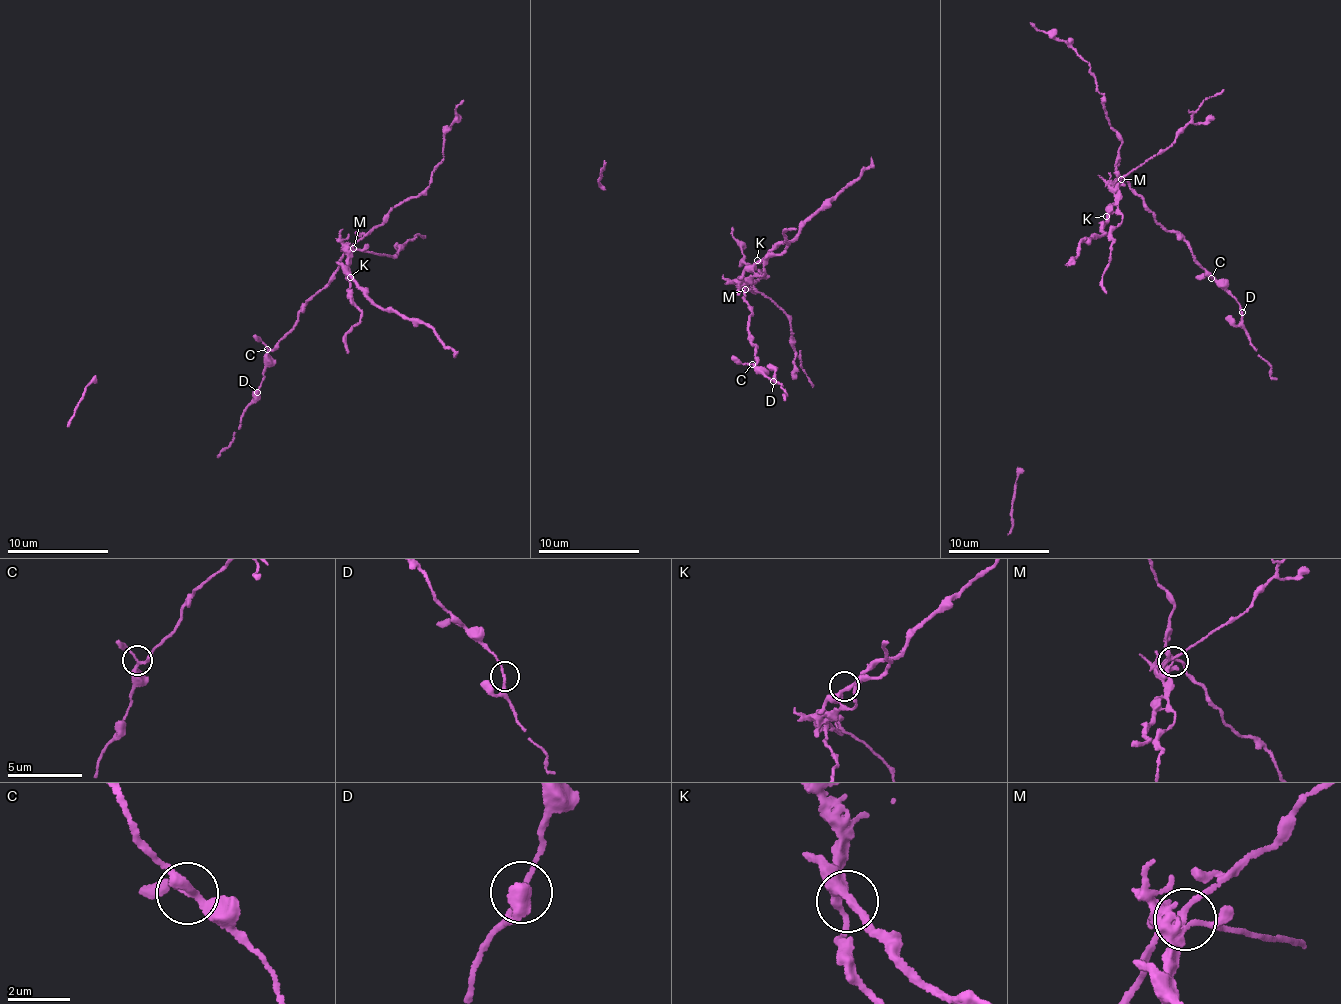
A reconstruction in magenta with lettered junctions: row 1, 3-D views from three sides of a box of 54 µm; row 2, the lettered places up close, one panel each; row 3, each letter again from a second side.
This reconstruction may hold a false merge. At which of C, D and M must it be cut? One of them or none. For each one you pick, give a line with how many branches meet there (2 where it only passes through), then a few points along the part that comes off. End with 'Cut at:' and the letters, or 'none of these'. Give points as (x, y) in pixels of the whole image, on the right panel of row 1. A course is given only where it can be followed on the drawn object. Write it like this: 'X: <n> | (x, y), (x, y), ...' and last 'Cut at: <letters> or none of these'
M: 3 | (1122, 179), (1116, 204), (1103, 234), (1095, 234), (1080, 243), (1078, 255), (1065, 266)
Cut at: M

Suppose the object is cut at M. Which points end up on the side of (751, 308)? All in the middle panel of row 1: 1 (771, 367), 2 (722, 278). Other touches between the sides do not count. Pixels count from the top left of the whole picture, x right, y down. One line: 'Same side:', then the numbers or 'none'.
Same side: 1

